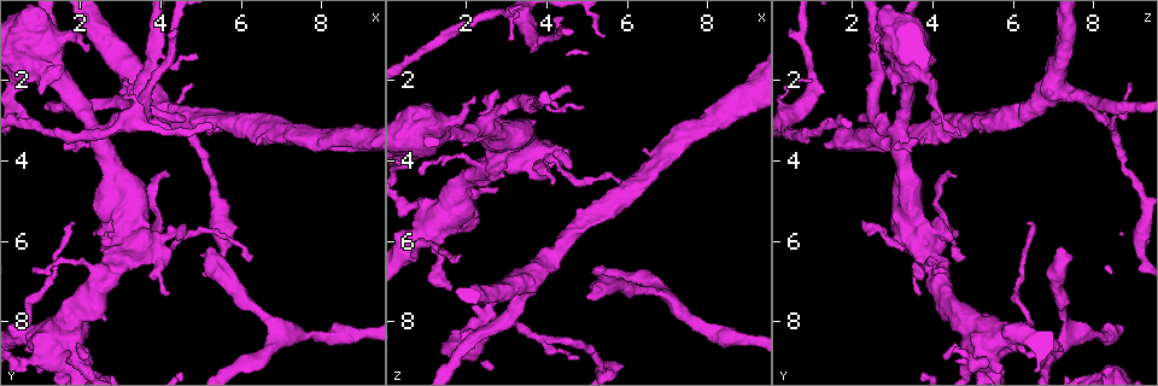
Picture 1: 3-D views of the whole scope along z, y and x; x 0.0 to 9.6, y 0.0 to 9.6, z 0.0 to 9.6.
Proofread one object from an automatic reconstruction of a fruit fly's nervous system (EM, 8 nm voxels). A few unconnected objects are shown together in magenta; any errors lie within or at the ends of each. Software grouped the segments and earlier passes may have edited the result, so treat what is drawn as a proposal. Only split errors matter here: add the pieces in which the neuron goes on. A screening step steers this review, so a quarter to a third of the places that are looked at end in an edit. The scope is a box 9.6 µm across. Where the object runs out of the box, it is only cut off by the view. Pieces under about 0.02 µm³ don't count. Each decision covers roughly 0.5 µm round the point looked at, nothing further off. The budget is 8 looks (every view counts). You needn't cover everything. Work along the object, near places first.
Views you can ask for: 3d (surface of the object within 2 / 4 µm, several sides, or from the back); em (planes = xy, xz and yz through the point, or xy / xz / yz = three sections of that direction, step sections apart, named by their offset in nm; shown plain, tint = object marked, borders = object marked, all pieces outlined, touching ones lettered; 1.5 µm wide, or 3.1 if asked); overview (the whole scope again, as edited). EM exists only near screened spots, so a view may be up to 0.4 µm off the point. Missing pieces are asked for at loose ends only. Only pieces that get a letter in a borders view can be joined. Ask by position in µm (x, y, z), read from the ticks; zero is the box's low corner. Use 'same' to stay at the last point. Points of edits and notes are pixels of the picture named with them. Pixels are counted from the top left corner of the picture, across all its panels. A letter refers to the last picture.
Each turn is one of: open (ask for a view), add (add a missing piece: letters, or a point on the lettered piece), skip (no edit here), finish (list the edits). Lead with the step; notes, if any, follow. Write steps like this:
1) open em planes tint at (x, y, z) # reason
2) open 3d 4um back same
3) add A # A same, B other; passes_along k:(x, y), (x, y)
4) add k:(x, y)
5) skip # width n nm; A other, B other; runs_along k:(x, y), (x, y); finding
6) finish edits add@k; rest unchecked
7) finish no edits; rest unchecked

open em planes borders at (4.75, 2.05, 8.85) # an open end

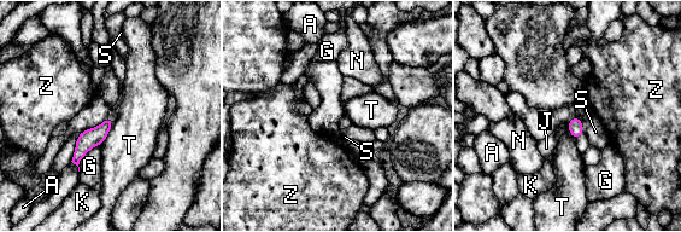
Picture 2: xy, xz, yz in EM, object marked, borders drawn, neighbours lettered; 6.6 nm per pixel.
skip # longest_contact G 240 nm; A other, G other, J other, K other, N other, S other, T other, Z other; border 2:(113, 122), (100, 145); none of them fits

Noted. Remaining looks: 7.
open 3d 4um at (5.30, 6.05, 7.15) # an open end

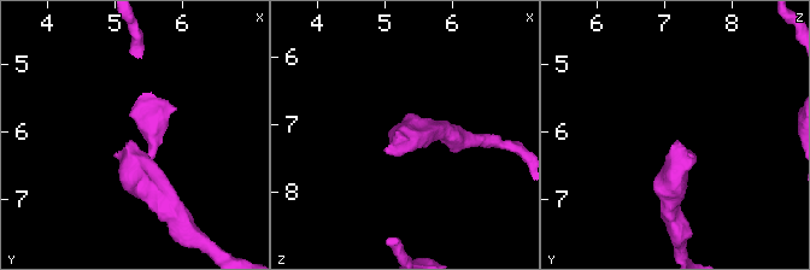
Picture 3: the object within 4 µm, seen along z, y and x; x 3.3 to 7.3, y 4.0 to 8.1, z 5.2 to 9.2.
open em yz step 8 borders at (5.25, 6.10, 7.15)

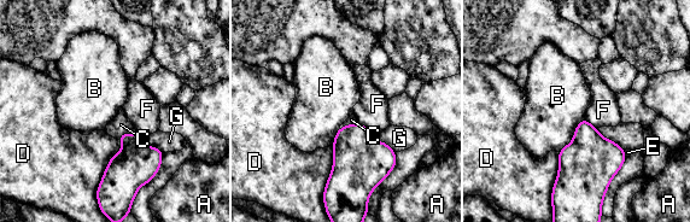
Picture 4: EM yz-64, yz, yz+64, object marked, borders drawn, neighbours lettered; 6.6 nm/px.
add C # A other, B other, C same, D other, E other, F other, G other; passes_along 4:(135, 164), (127, 134), (121, 124); it goes on there

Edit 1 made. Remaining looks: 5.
open overview

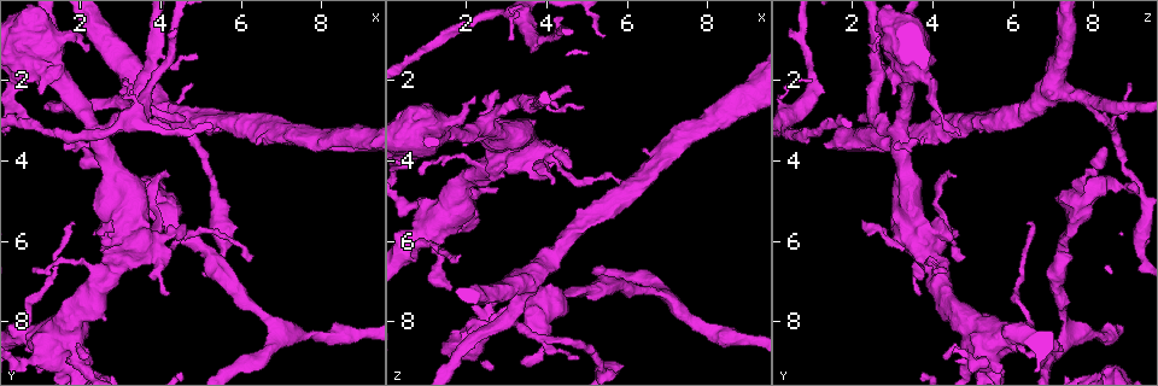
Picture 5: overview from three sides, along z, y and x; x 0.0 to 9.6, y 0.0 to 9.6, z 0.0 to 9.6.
open 3d 4um at (0.95, 6.75, 4.35) # tapers out

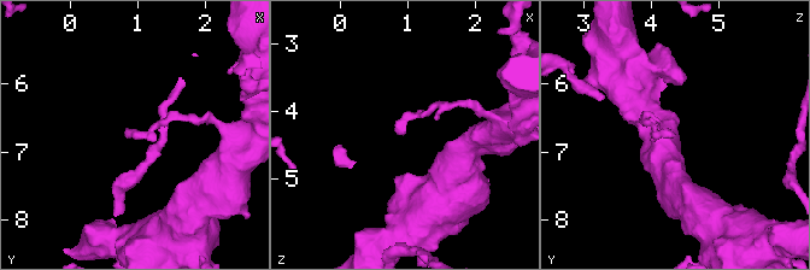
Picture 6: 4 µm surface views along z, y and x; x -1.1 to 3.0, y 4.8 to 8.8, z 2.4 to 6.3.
open em planes plain at (0.90, 6.70, 4.35) # shape alone is not enough

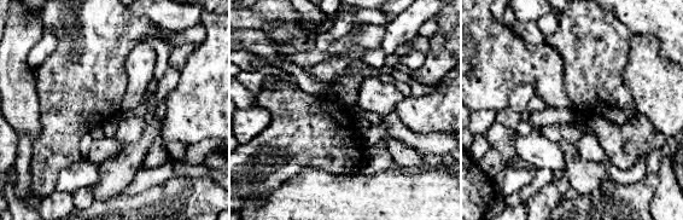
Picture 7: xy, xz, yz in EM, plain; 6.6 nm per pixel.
open em planes borders same # what lies round it

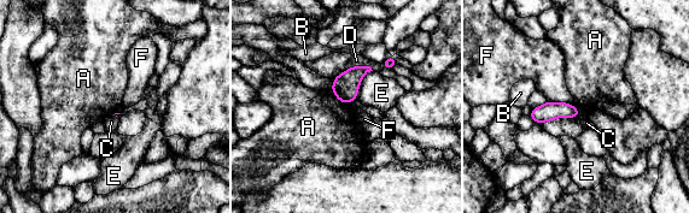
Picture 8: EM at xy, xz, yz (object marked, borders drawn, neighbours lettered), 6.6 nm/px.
skip # A other, B other, C other, D other, E other, F other; no lettered piece goes on from it

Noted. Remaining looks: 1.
finish edits add@4; rest unchecked

